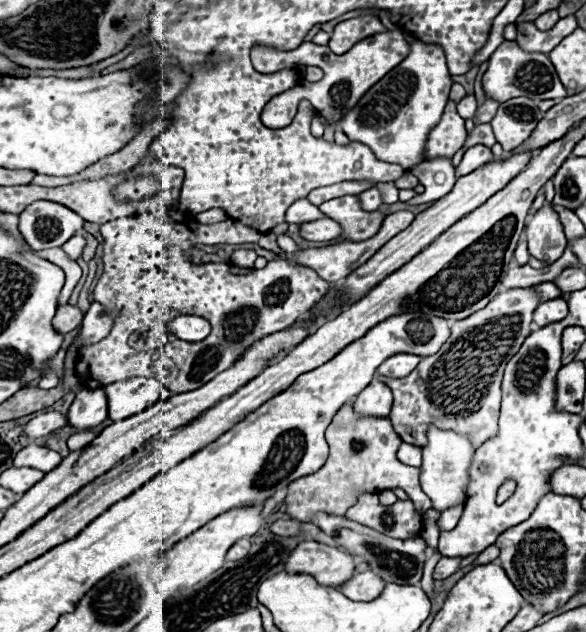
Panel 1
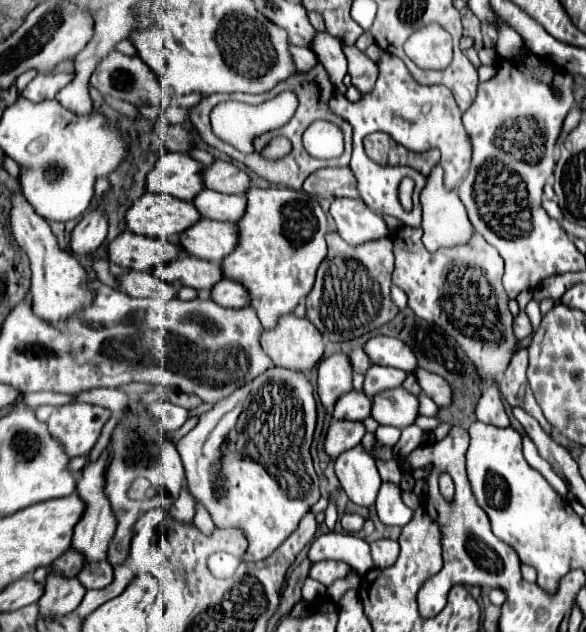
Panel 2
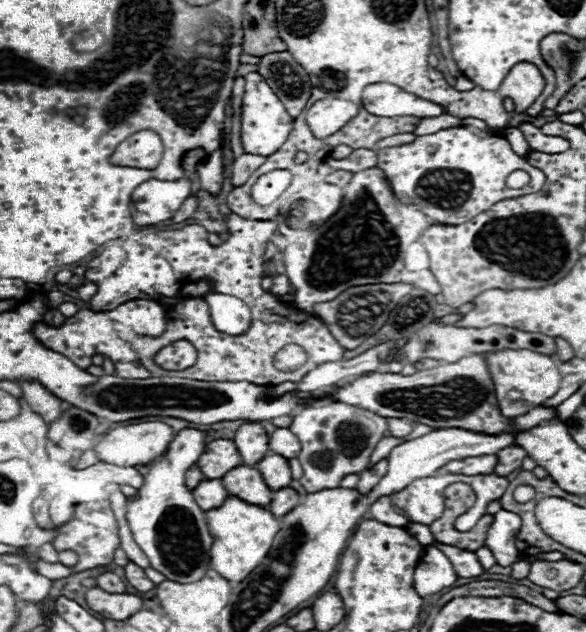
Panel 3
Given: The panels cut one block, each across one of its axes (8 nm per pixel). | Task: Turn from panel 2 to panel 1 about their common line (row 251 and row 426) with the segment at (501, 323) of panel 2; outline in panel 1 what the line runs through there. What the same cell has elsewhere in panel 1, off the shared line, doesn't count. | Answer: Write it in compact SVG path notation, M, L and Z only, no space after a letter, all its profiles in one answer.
M532 286L510 288L470 318L452 322L452 336L446 344L434 356L422 358L410 376L380 378L394 392L390 420L400 438L408 444L424 446L428 424L468 434L476 448L492 438L498 430L498 410L502 398L500 382L504 366L530 336L532 314L538 304L540 298Z

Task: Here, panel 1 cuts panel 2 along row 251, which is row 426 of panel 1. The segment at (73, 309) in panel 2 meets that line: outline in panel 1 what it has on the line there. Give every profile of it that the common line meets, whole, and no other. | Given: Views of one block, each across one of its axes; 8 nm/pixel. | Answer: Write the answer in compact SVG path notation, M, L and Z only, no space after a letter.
M44 412L36 418L32 418L30 422L24 424L24 434L28 438L40 438L40 436L46 436L46 434L52 434L54 430L58 428L64 428L68 424L66 416L60 414L60 412Z

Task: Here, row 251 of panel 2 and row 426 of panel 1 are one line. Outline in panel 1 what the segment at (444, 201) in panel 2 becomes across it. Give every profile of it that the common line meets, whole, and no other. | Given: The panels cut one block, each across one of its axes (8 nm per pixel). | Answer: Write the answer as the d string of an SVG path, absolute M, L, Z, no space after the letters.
M428 426L426 432L428 444L422 446L422 466L420 466L420 486L430 496L432 508L444 512L456 504L466 500L466 486L470 484L470 466L474 458L472 442L454 430L438 430L436 426Z

